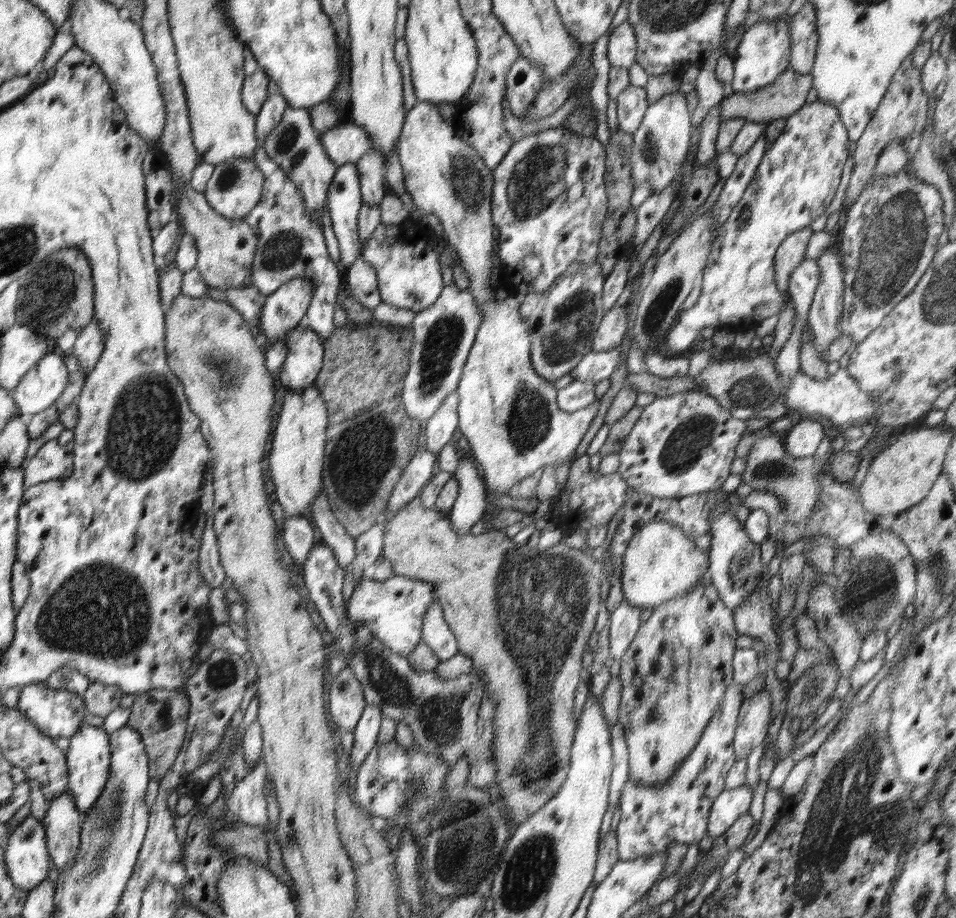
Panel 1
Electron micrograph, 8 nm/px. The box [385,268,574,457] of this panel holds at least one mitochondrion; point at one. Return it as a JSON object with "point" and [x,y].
{"point":[442,341]}

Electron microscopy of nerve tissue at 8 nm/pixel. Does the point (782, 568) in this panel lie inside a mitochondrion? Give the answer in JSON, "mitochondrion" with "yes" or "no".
{"mitochondrion":"no"}

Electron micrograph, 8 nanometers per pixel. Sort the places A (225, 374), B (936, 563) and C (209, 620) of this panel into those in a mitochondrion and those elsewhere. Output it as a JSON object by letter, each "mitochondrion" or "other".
{"A":"mitochondrion","B":"mitochondrion","C":"other"}

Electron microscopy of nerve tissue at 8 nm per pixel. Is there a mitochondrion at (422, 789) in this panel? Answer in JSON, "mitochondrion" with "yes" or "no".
{"mitochondrion":"yes"}

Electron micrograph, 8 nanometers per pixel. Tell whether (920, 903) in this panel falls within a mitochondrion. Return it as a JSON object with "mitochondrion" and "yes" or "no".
{"mitochondrion":"yes"}

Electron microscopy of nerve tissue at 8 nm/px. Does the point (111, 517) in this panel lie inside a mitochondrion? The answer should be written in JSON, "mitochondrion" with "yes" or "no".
{"mitochondrion":"no"}

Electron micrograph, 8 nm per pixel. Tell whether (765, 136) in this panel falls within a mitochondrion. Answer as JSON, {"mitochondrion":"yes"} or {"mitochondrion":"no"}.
{"mitochondrion":"no"}

